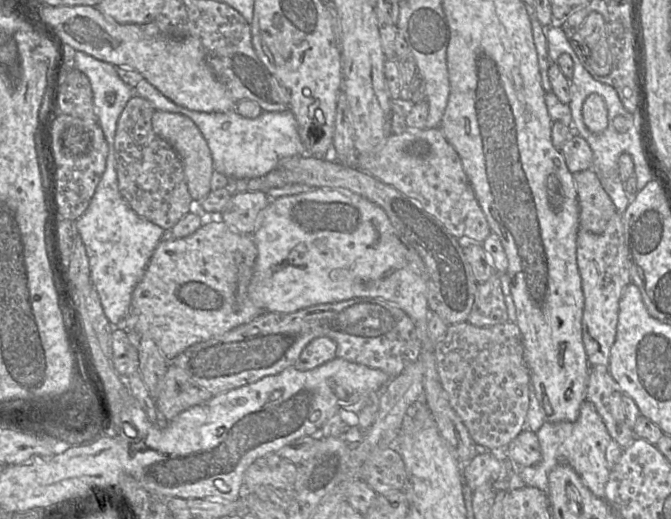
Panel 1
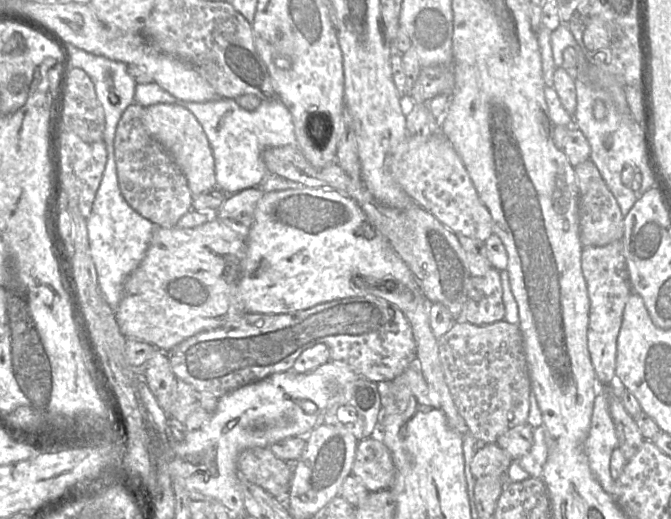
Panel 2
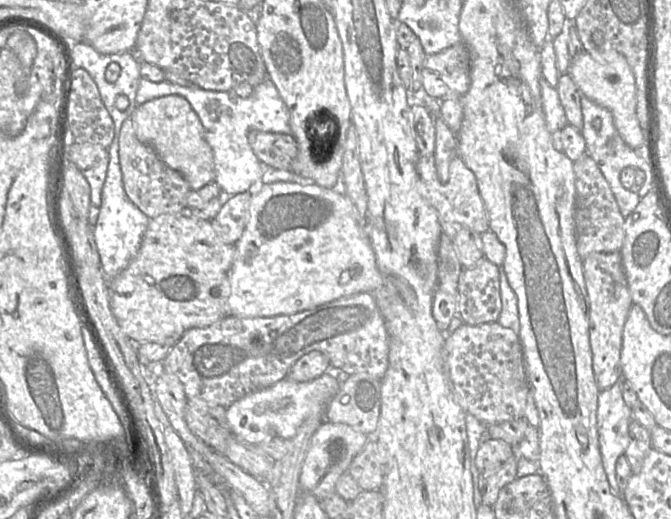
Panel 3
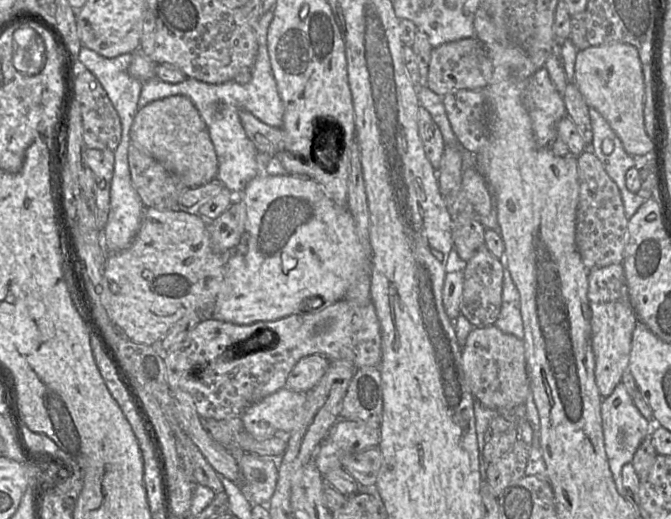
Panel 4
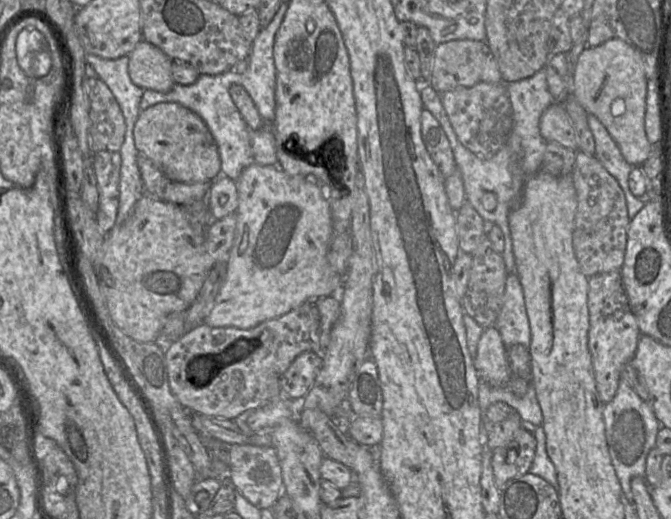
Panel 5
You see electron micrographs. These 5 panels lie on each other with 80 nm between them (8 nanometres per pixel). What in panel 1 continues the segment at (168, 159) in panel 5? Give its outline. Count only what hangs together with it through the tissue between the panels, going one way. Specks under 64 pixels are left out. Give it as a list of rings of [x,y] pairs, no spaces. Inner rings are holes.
[[[156,110],[152,116],[152,127],[154,132],[165,139],[180,157],[188,191],[193,201],[199,202],[204,199],[217,185],[216,172],[209,146],[197,125],[183,114]]]

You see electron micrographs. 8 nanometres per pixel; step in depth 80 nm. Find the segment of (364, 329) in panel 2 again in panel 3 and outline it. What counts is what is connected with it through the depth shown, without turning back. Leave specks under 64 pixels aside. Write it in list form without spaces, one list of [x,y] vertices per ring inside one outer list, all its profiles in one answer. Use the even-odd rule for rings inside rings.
[[[362,292],[291,315],[251,318],[226,315],[210,326],[188,329],[171,347],[162,363],[165,371],[178,377],[187,399],[200,399],[208,406],[228,408],[240,398],[286,378],[295,362],[314,350],[322,352],[329,359],[331,370],[338,372],[339,379],[366,373],[382,380],[388,369],[389,334],[374,296]]]

